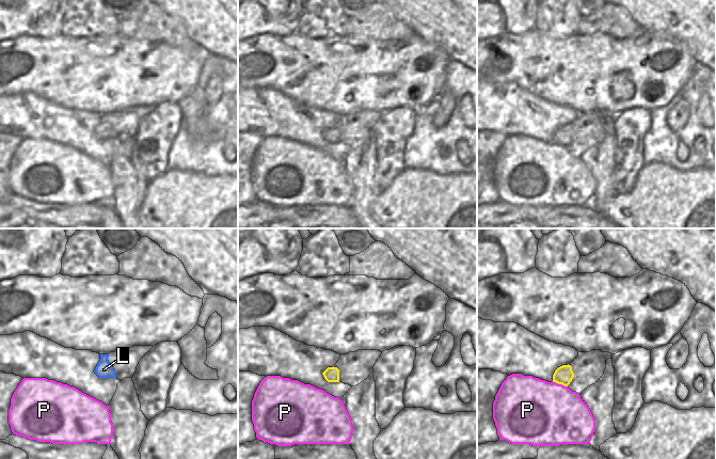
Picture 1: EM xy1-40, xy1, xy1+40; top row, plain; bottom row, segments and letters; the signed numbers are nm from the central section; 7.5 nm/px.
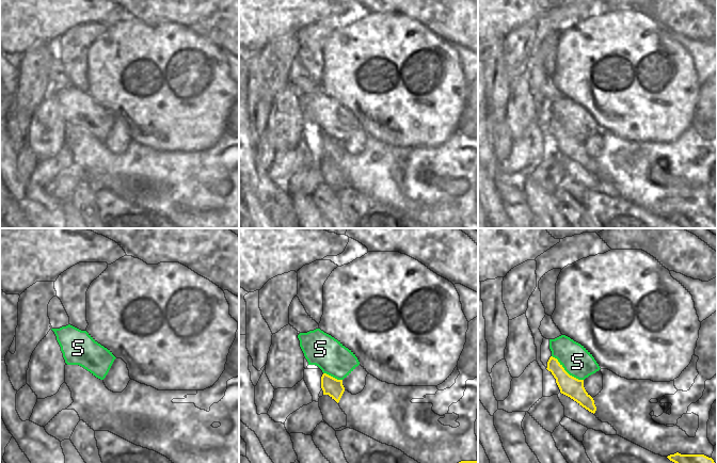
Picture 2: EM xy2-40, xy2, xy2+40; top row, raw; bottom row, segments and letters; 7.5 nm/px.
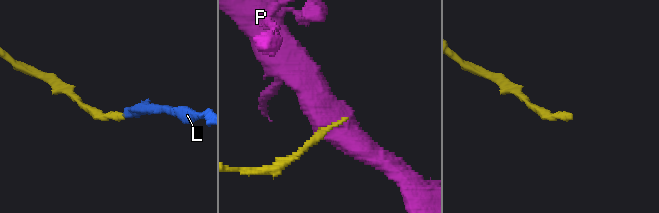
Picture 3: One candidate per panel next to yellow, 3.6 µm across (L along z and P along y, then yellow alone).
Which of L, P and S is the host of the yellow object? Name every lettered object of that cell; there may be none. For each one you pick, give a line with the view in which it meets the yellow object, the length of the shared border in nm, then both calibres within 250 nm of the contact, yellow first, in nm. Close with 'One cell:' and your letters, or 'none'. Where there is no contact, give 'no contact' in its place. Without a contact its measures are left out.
L: no contact
One cell: L

